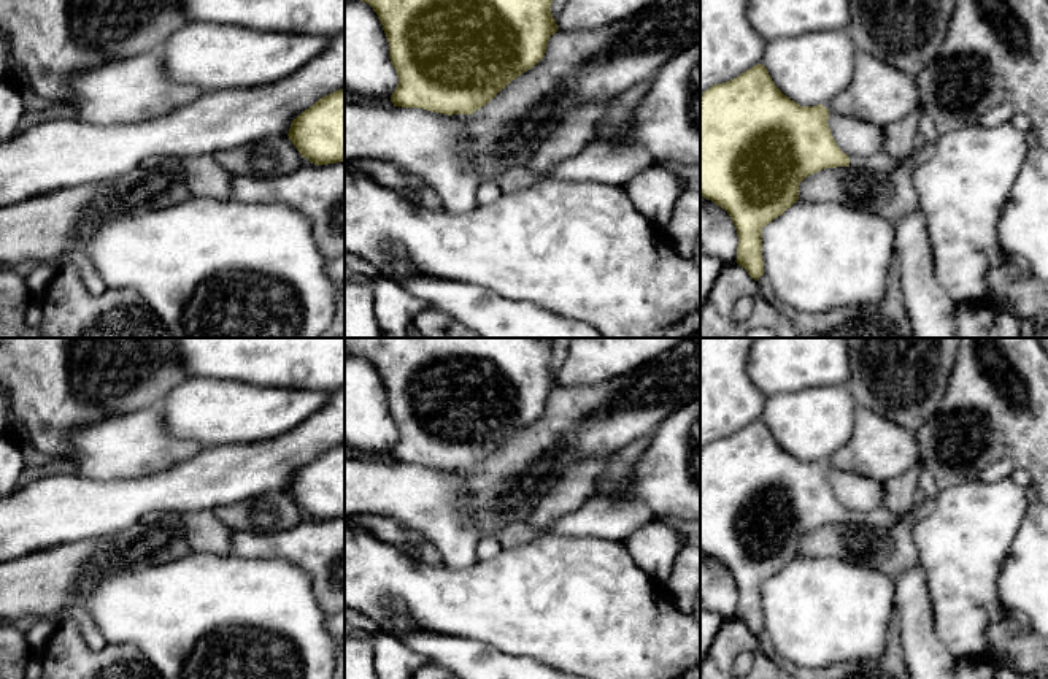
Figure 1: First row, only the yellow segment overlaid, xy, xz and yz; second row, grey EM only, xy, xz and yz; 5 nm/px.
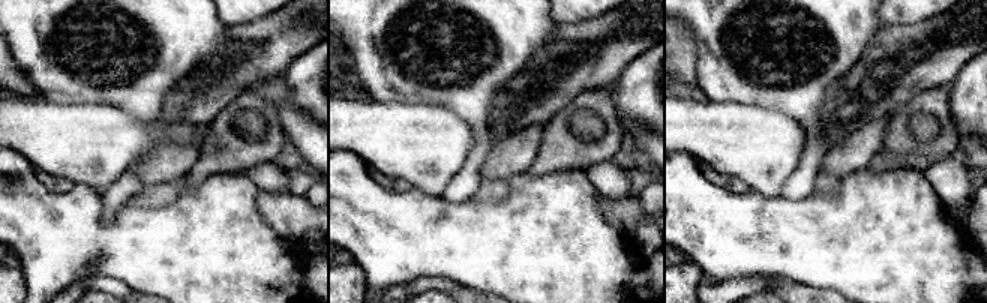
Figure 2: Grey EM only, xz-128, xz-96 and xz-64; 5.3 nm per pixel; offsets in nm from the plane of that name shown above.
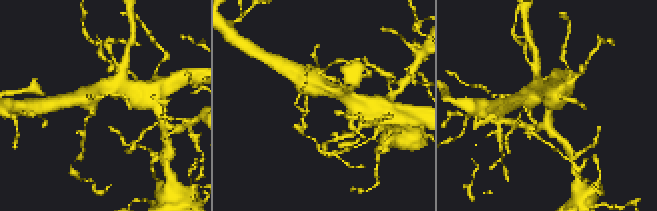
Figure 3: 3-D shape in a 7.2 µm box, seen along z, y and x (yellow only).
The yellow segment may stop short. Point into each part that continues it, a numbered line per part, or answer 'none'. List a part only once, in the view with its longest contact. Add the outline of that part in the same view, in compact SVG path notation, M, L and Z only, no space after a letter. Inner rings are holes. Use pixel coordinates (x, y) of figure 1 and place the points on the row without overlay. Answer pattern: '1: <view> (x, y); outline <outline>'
1: yz (878, 517); outline M883 506L869 511L869 512L850 512L850 522L853 524L864 524L864 525L870 525L870 527L883 527L891 530L894 525L900 524L905 516L892 516L891 512L888 512Z

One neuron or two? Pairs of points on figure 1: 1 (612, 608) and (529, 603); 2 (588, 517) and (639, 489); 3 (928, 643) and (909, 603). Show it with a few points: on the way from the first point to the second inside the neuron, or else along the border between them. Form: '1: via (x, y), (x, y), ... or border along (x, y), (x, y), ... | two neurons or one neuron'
1: via (591, 608), (575, 603), (550, 603) | one neuron
2: via (601, 516), (612, 516), (626, 502) | one neuron
3: via (918, 633), (916, 613) | one neuron

